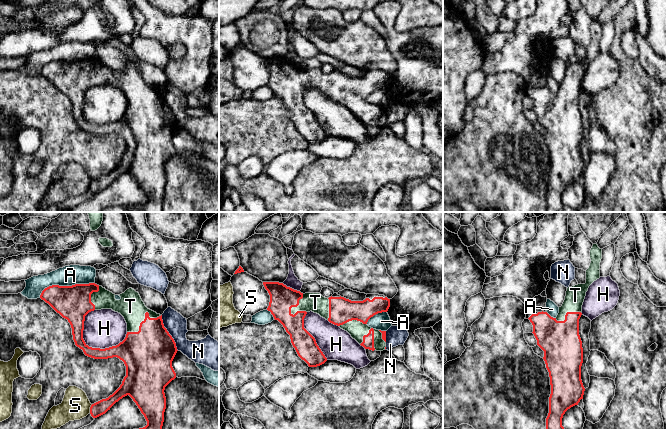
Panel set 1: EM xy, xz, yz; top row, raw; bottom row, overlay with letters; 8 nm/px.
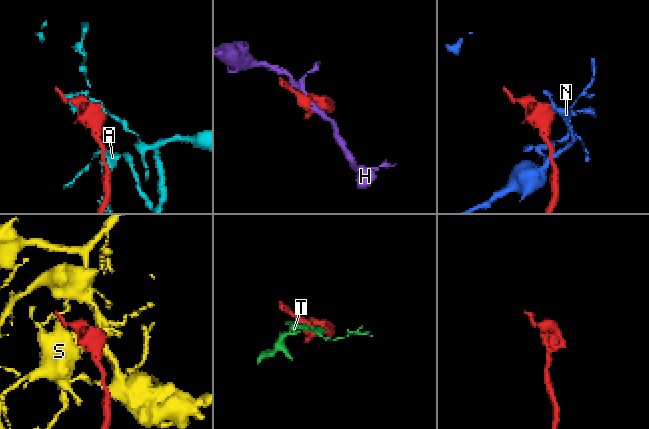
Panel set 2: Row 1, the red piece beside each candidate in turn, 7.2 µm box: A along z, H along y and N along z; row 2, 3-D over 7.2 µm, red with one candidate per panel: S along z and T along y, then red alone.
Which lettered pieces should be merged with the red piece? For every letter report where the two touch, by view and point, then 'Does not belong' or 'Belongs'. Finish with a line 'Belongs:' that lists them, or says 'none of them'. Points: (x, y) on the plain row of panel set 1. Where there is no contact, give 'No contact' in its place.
A: Touches red at xy (64, 62). Does not belong
H: Touches red at xy (95, 124). Does not belong
N: Touches red at xy (168, 109). Does not belong
S: Touches red at xy (90, 184). Does not belong
T: Touches red at xy (145, 94). Belongs
Belongs: T

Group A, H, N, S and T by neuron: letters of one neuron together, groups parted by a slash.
A / H / N / S / T

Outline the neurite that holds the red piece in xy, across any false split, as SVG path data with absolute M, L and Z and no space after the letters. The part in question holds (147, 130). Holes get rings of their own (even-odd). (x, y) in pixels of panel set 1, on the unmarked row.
M95 59L75 60L72 62L52 61L45 64L40 74L48 79L57 89L67 95L72 104L72 111L75 121L83 126L84 130L94 135L108 135L117 133L122 136L126 142L126 152L124 153L120 163L108 174L102 175L90 183L90 190L93 194L97 194L105 190L110 184L123 173L129 171L136 179L141 189L144 191L147 201L143 204L133 205L142 208L141 212L162 212L162 202L164 198L164 188L166 185L165 163L176 154L176 149L172 143L172 137L177 129L177 123L174 115L164 103L162 91L148 85L142 77L138 68L129 64L119 71L120 76L115 75L115 70L106 66L102 62ZM112 85L120 89L127 99L127 110L125 115L116 122L105 125L89 123L83 115L85 92L94 86Z

